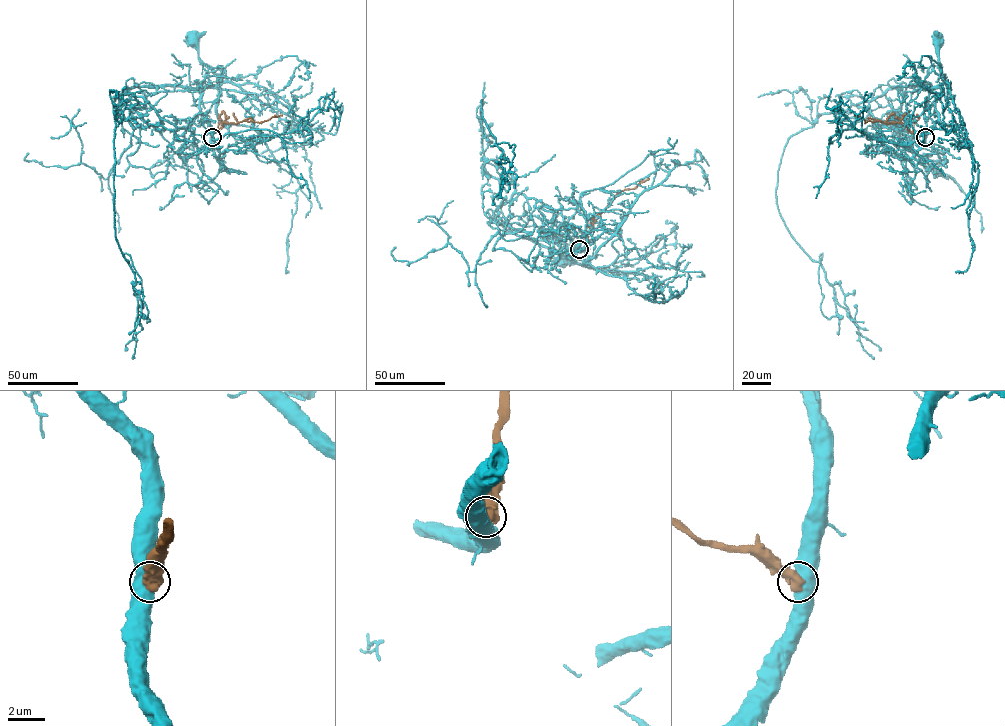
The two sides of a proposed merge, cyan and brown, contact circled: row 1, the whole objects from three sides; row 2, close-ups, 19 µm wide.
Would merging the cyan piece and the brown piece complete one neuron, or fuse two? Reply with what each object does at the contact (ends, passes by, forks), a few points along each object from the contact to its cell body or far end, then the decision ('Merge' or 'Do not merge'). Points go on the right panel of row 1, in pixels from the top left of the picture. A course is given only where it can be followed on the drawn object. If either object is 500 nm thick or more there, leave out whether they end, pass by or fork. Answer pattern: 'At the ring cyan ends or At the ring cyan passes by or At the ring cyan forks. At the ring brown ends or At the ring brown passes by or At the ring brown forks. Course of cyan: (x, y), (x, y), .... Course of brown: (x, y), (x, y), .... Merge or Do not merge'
Course of cyan: (925, 137), (926, 99), (930, 90), (944, 81), (937, 39). Course of brown: (925, 137), (911, 132), (901, 123), (865, 122), (854, 115). Do not merge

